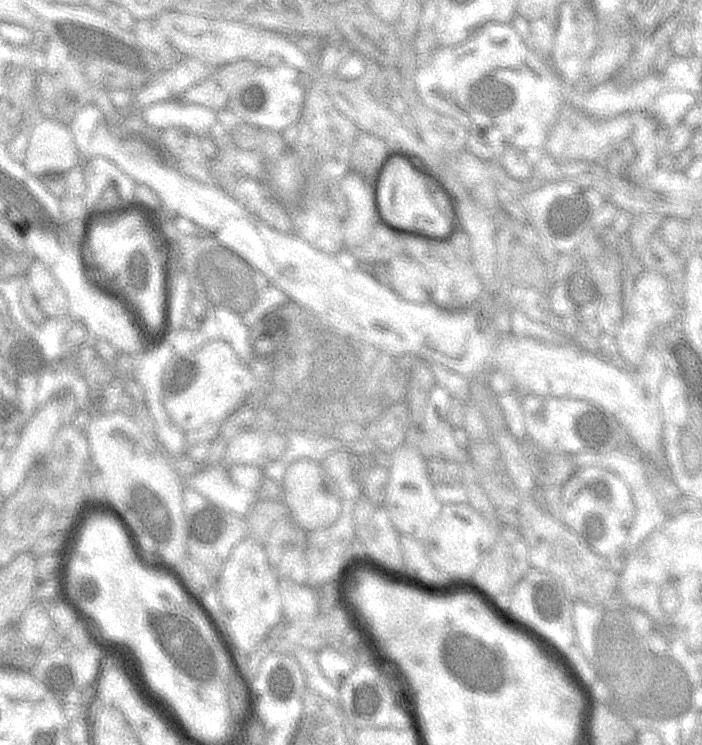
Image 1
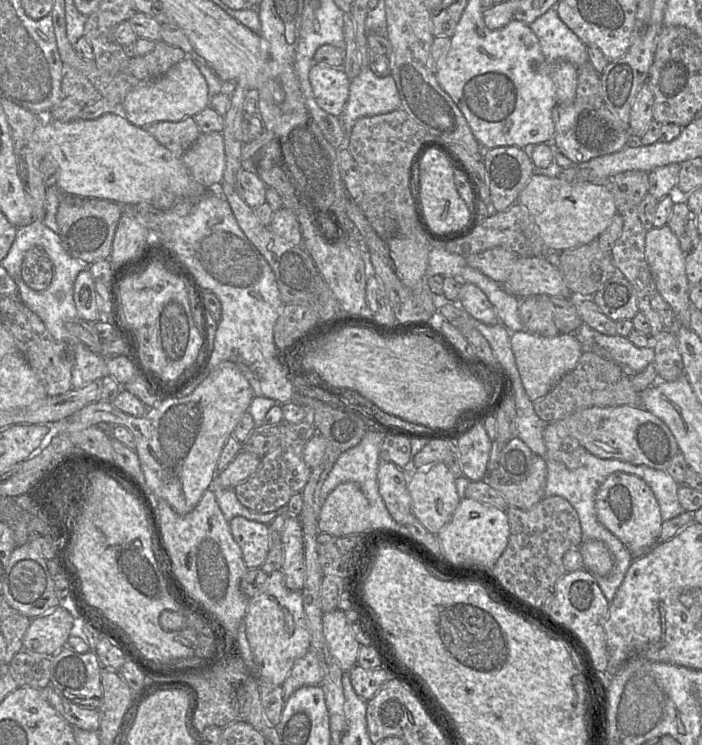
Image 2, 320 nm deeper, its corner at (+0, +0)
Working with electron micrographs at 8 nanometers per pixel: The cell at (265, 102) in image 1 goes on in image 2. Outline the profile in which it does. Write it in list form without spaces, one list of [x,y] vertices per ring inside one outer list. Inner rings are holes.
[[[315,63],[309,72],[313,97],[325,112],[340,116],[349,98],[351,80],[341,67]]]

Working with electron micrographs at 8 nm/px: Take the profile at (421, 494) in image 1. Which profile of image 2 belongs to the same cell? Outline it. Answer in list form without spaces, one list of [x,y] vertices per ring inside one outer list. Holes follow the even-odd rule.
[[[443,463],[416,468],[409,474],[408,491],[412,501],[415,517],[431,533],[438,534],[448,523],[461,499],[457,493],[455,478]]]

